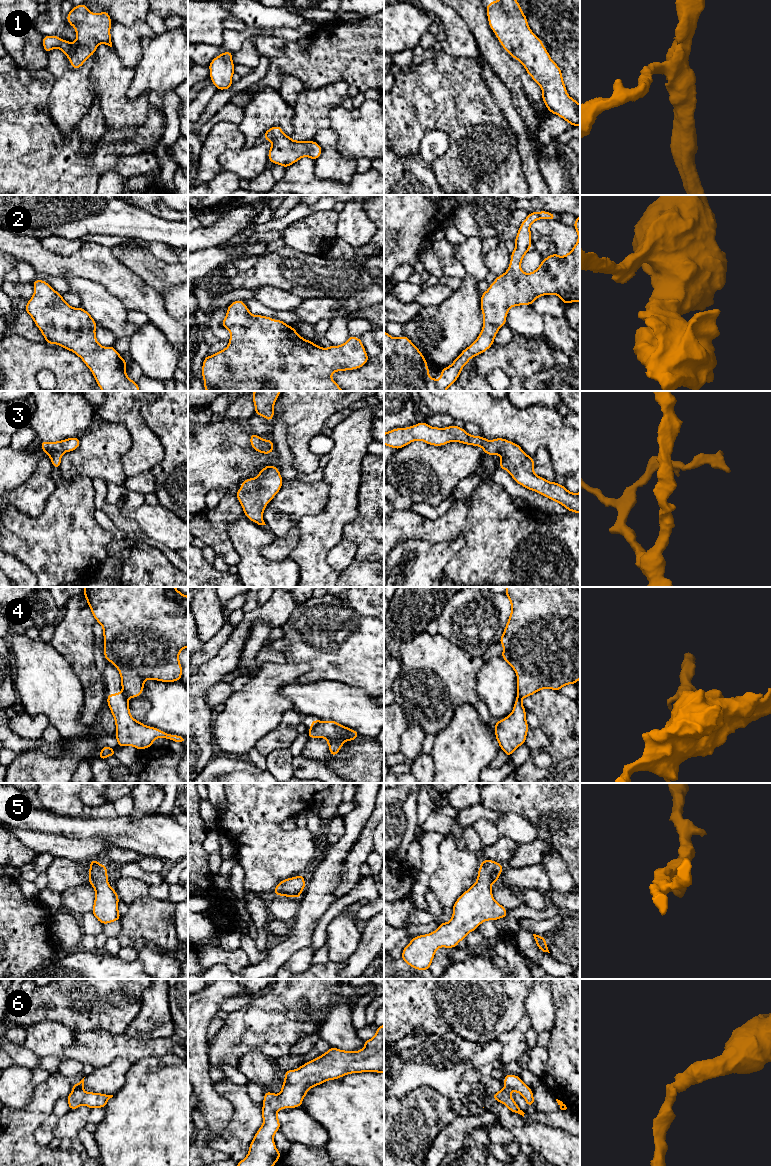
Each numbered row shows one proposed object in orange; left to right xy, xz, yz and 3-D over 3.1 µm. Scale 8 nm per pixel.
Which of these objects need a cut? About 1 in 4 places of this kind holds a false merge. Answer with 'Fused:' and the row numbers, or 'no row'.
Fused: 4

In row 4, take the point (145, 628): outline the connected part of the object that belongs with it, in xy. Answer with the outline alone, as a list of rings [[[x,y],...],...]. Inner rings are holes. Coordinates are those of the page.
[[[84,587],[83,595],[95,620],[101,624],[104,636],[104,657],[111,662],[119,671],[121,687],[127,698],[139,697],[144,690],[146,680],[161,682],[175,682],[181,680],[182,666],[179,661],[180,652],[188,647],[188,596],[185,596],[175,587]]]

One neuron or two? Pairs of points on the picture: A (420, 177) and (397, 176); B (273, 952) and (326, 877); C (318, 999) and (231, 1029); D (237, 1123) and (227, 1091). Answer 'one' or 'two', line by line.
A: one
B: one
C: one
D: one

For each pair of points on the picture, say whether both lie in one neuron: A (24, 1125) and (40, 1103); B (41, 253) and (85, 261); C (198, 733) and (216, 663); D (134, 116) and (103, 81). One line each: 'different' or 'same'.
A: same
B: same
C: same
D: same

